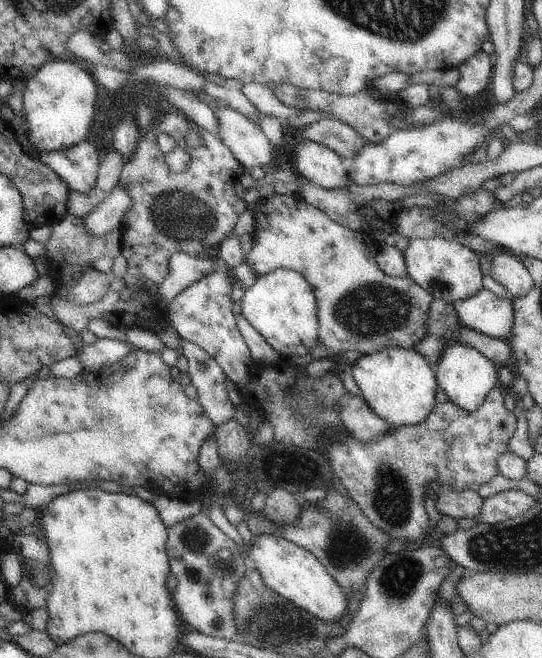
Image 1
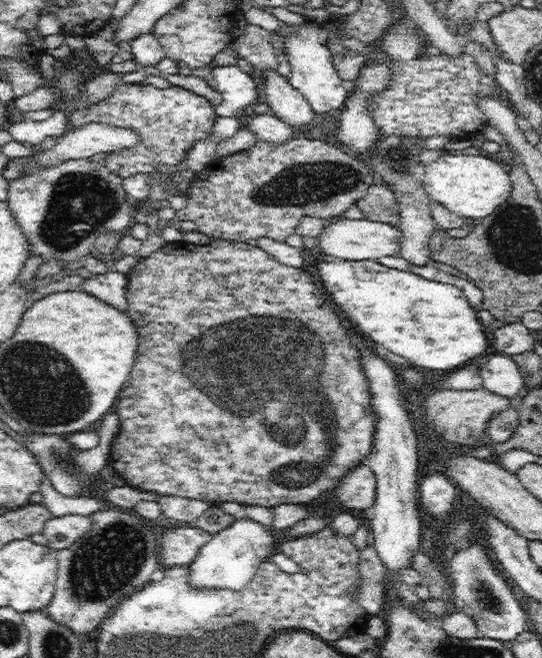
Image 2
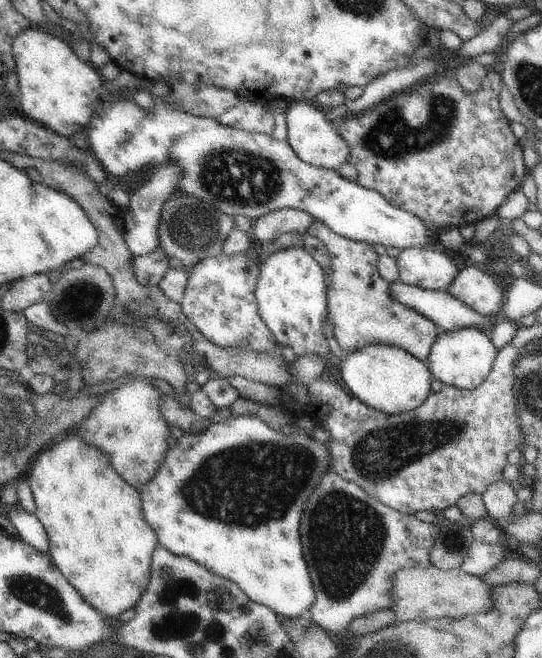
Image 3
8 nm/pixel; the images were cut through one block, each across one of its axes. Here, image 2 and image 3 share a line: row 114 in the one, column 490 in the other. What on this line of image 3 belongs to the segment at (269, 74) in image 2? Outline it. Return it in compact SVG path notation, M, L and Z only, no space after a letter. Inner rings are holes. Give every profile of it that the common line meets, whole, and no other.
M478 266L462 269L445 291L483 315L502 310L505 302L499 280Z

